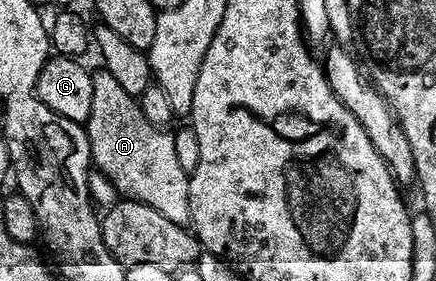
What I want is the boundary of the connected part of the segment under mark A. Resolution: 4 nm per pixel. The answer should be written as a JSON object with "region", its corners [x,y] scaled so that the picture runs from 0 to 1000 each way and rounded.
{"region":[[[241,253],[213,263],[211,395],[197,427],[211,587],[266,665],[282,705],[358,737],[367,765],[406,801],[436,801],[429,591],[417,591],[408,530],[378,456],[339,438],[323,370],[257,267]]]}

